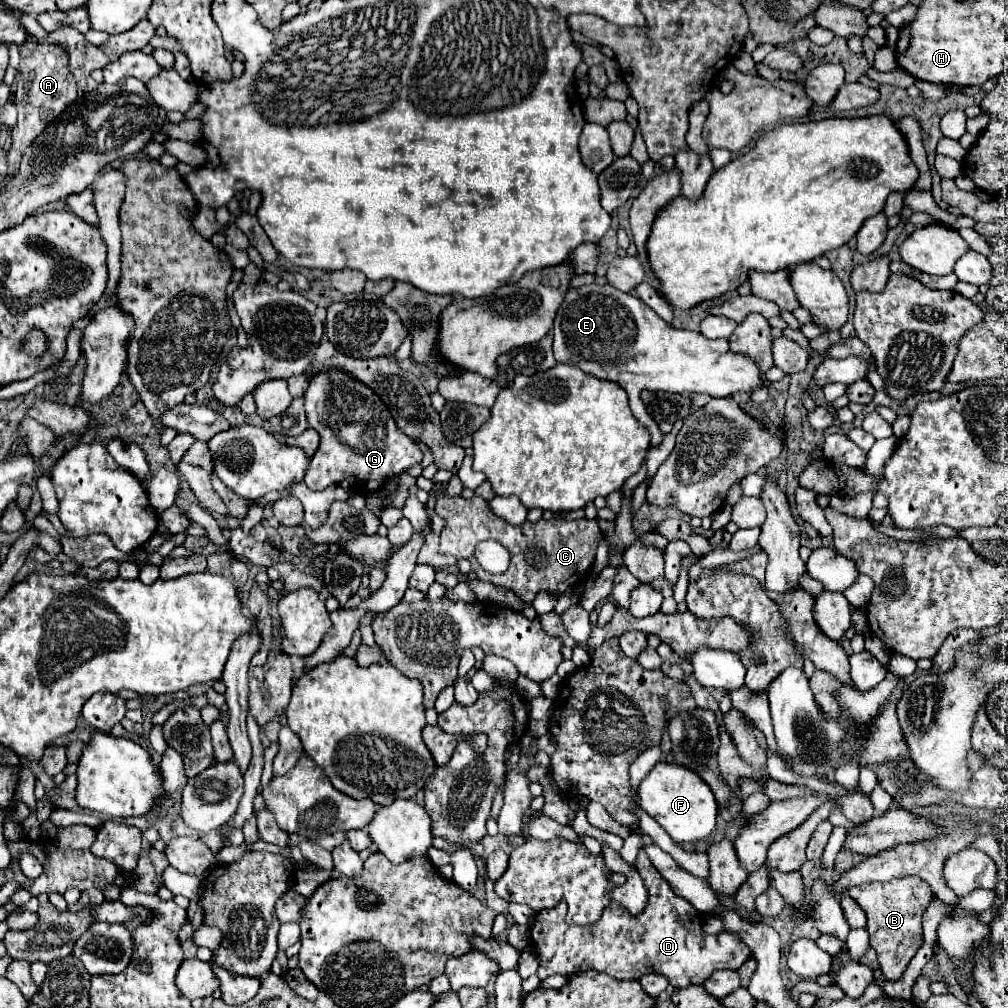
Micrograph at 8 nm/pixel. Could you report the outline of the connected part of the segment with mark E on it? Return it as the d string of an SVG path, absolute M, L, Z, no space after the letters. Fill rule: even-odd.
M609 284L571 288L565 294L555 316L553 352L557 362L577 366L595 378L621 384L629 394L629 406L635 418L649 426L649 448L657 448L663 442L663 432L659 430L659 424L649 418L647 410L643 410L639 398L643 388L729 398L735 392L751 394L763 384L763 374L755 360L729 350L727 340L709 340L699 332L677 330L661 320L645 302Z

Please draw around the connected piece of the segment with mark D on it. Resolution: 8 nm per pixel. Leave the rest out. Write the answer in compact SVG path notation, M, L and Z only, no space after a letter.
M644 849L639 850L639 854L635 861L635 867L639 872L645 887L649 890L649 902L639 916L631 916L623 906L619 904L609 904L603 914L601 920L597 920L595 924L589 926L569 926L565 922L565 912L567 912L567 904L559 902L555 908L547 908L537 912L533 924L531 924L531 940L533 946L537 950L539 956L539 970L537 976L541 980L545 980L547 976L553 974L563 974L569 976L573 972L579 970L597 970L597 972L605 972L617 980L639 980L645 974L657 972L669 978L671 986L675 988L685 988L689 984L703 984L715 970L739 970L749 958L751 958L751 950L749 946L733 932L719 932L719 934L705 934L701 928L701 916L699 912L681 896L677 896L669 882L663 880L663 876L655 870L651 864Z

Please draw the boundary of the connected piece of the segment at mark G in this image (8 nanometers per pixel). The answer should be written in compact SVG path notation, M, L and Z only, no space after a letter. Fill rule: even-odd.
M331 370L331 374L311 378L305 392L305 412L309 426L321 436L319 450L313 454L303 478L311 490L325 490L331 484L347 480L359 494L377 492L385 480L407 472L423 460L423 452L397 428L379 396L347 374Z

